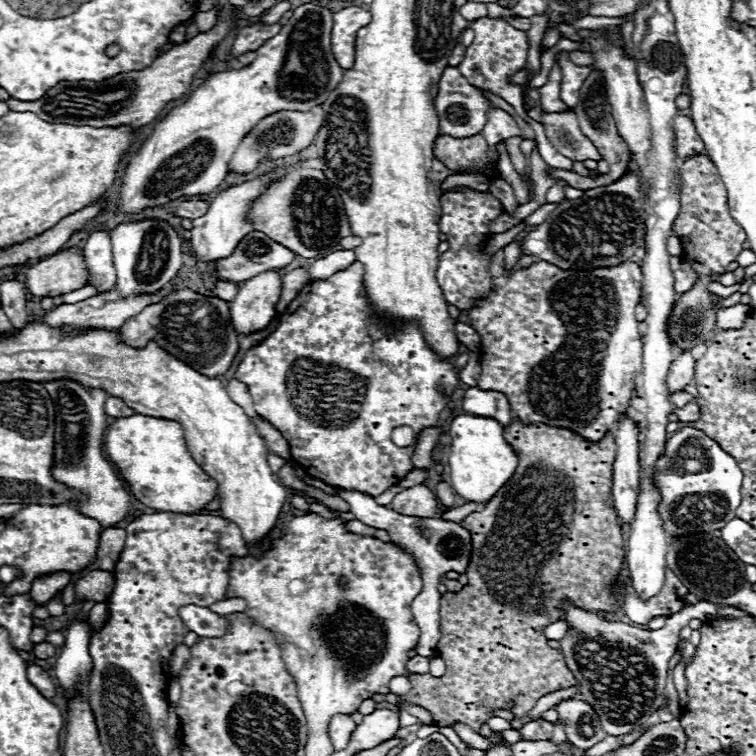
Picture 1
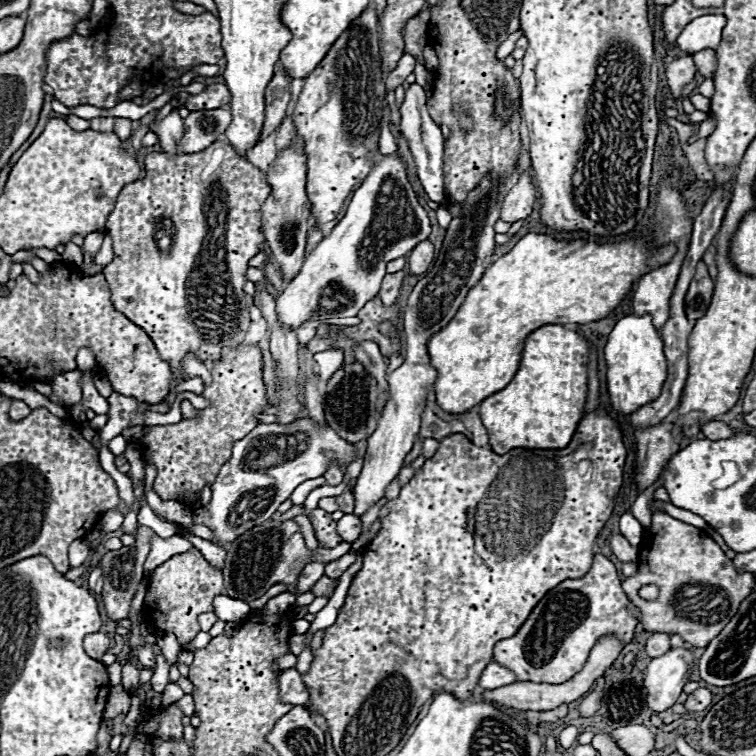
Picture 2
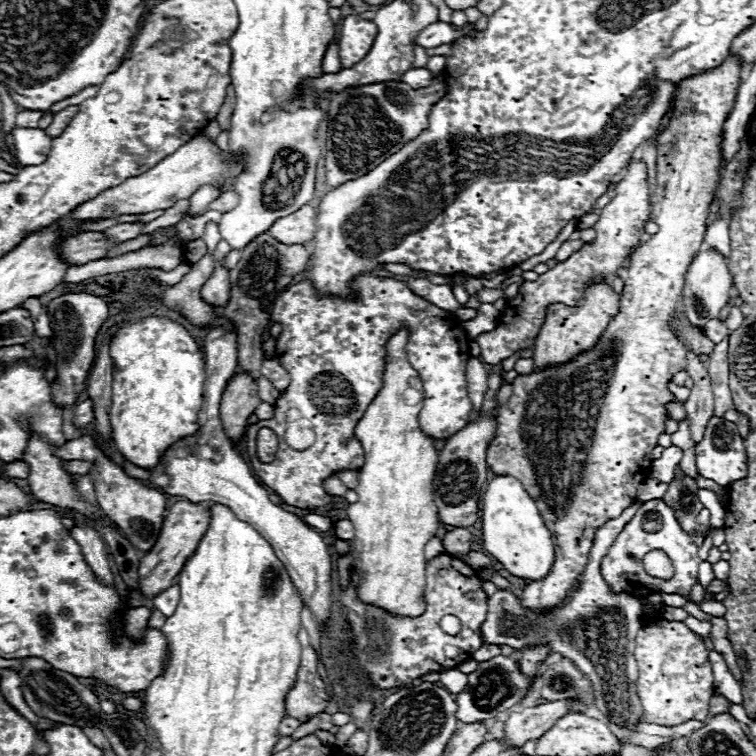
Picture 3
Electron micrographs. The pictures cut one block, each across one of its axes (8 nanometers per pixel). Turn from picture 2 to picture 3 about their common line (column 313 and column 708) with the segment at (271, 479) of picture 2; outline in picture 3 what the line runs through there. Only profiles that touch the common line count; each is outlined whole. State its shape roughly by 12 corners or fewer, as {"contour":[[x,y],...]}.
{"contour":[[710,418],[696,468],[724,488],[746,478],[736,424]]}

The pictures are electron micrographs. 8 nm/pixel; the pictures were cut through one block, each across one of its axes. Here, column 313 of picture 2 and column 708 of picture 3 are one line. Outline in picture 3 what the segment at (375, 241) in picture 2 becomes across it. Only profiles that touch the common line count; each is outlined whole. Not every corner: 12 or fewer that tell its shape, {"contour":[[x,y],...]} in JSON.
{"contour":[[714,250],[696,254],[682,306],[704,328],[728,304],[732,276]]}

